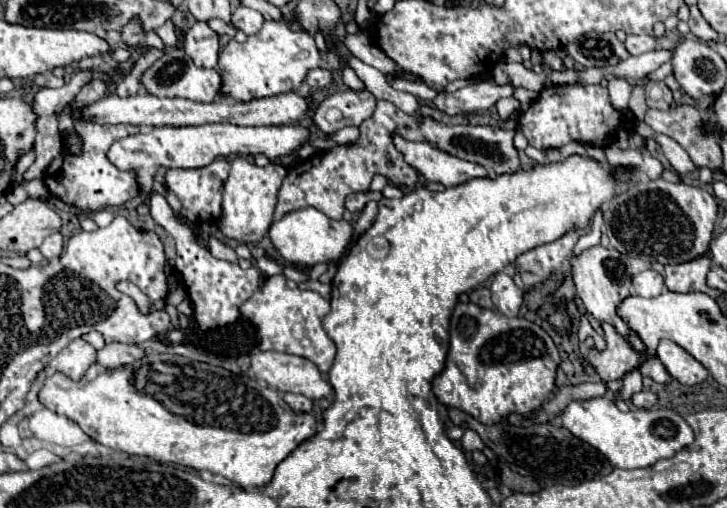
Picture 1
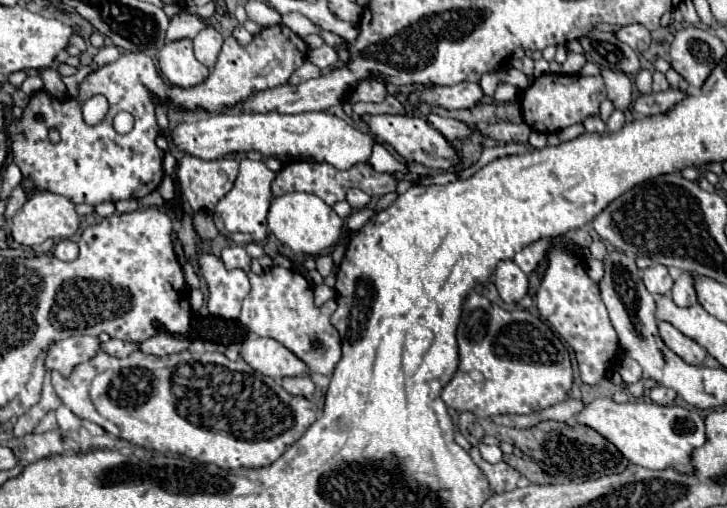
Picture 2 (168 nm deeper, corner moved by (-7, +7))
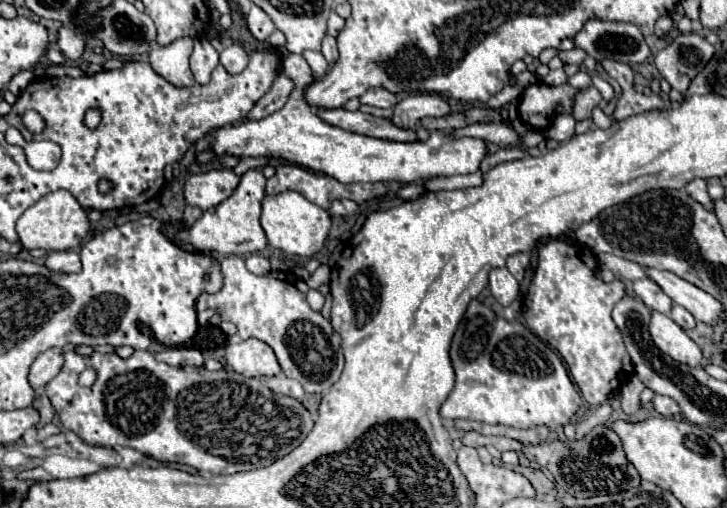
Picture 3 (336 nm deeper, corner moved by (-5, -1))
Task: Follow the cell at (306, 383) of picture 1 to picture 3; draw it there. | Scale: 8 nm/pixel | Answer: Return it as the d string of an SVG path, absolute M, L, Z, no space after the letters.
M247 339L239 345L229 345L225 353L227 365L245 377L275 377L281 375L281 365L273 349L259 339Z

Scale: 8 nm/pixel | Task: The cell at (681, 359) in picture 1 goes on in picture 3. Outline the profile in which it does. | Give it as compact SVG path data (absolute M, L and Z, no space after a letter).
M653 311L651 313L651 339L653 343L671 359L685 363L689 367L697 367L701 363L701 349L687 337L687 333L667 315Z

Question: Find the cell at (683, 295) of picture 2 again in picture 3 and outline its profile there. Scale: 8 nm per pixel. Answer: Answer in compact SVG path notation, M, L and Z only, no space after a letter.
M673 305L673 309L671 309L671 319L673 319L677 325L681 325L683 329L695 327L693 315L691 315L685 307L681 307L681 305Z

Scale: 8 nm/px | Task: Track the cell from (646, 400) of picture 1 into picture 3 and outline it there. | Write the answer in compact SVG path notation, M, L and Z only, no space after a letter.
M655 395L653 405L655 405L655 411L661 413L663 417L673 417L673 415L677 415L681 411L679 405L671 397L663 397L663 395Z

